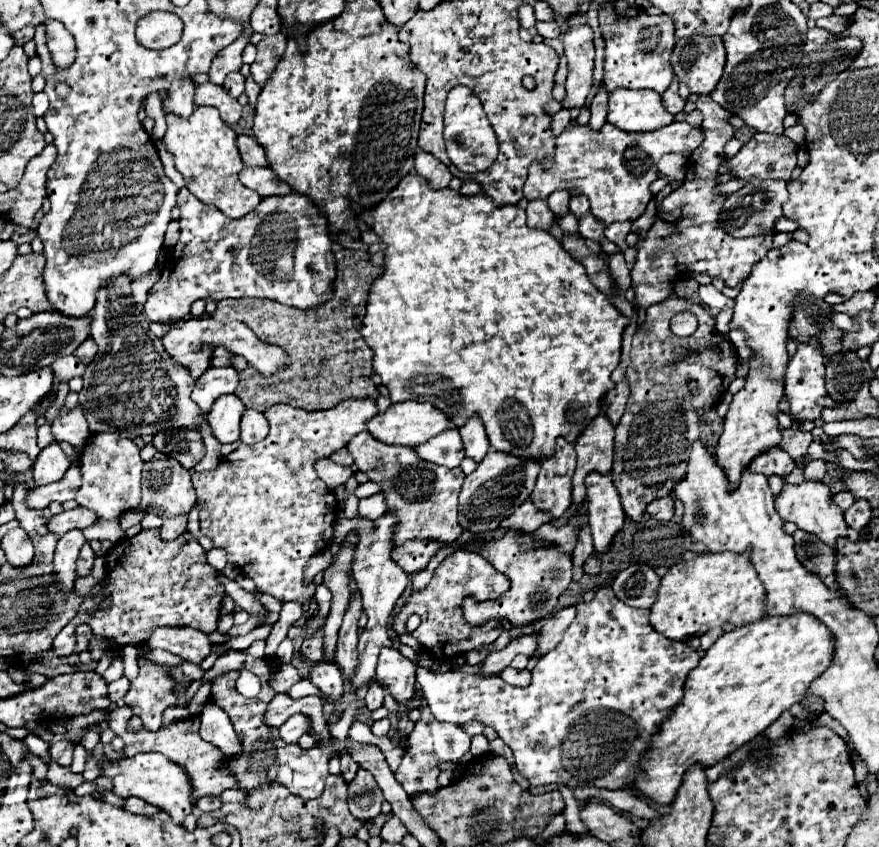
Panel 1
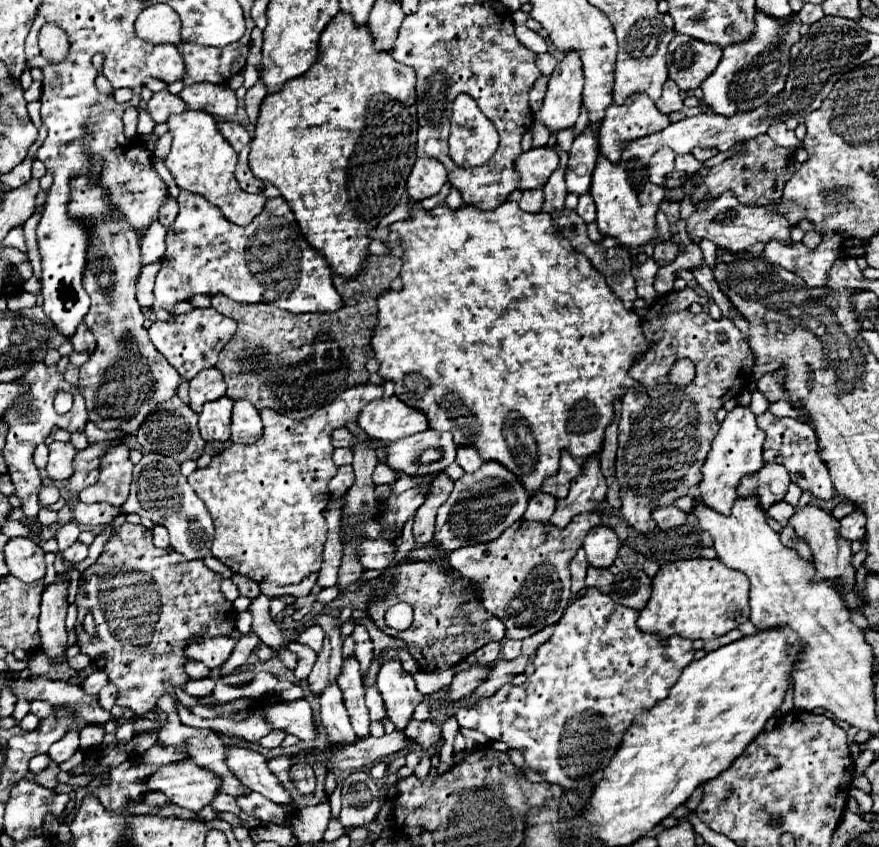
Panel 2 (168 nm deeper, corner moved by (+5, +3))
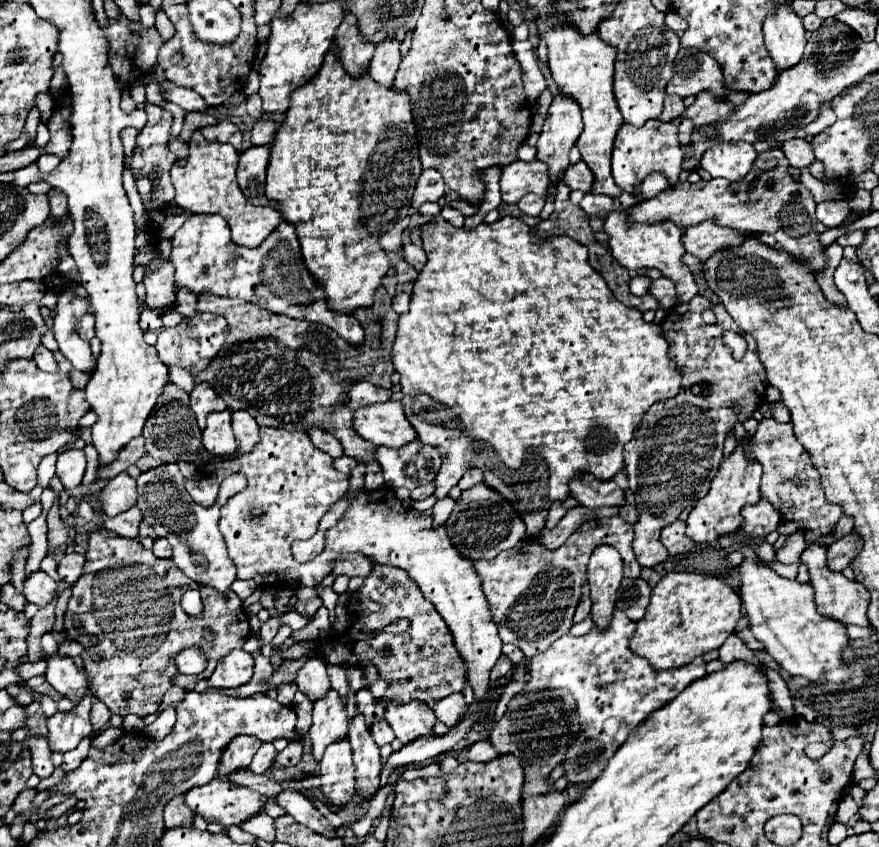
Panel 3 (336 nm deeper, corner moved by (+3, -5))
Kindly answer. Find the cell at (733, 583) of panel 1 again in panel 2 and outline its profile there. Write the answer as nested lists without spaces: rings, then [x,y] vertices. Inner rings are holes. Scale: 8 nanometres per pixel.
[[[685,559],[663,565],[653,577],[653,595],[637,619],[637,627],[647,633],[657,633],[663,639],[671,635],[687,639],[713,639],[737,629],[749,619],[749,579],[735,569],[725,567],[719,559]]]

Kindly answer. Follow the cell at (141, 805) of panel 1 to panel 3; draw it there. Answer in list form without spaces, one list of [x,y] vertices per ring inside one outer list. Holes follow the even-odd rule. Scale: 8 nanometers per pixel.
[[[175,797],[175,799],[171,799],[167,803],[163,817],[165,817],[167,829],[169,827],[191,827],[195,813],[189,811],[189,807],[185,807],[185,799],[183,797]]]

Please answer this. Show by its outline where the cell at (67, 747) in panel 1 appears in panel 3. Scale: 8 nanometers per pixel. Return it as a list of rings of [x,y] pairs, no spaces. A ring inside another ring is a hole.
[[[83,739],[83,741],[77,745],[77,749],[65,753],[65,755],[63,755],[61,769],[63,769],[63,771],[73,771],[73,769],[77,769],[77,767],[81,765],[81,761],[85,759],[89,747],[91,747],[91,739]]]

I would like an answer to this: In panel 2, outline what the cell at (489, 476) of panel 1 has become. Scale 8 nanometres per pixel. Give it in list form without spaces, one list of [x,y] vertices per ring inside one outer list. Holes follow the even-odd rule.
[[[485,461],[477,471],[465,473],[455,481],[455,489],[449,495],[447,503],[439,507],[435,543],[441,545],[447,553],[463,545],[485,543],[497,539],[507,527],[519,521],[527,509],[529,495],[523,491],[523,483],[511,475],[501,463]]]

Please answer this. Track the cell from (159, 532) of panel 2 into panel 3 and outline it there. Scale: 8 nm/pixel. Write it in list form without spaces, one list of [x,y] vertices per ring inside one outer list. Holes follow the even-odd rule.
[[[157,539],[155,541],[155,547],[153,547],[153,553],[155,553],[155,557],[159,557],[159,559],[169,559],[171,557],[171,547],[169,547],[169,541],[167,539]]]

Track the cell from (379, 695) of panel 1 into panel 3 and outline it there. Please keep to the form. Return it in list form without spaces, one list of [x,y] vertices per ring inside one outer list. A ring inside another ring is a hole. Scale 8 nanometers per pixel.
[[[375,721],[373,729],[371,729],[371,735],[373,735],[373,739],[375,739],[375,743],[377,743],[379,747],[389,745],[389,743],[395,739],[393,729],[389,727],[389,723],[387,723],[387,721]]]

